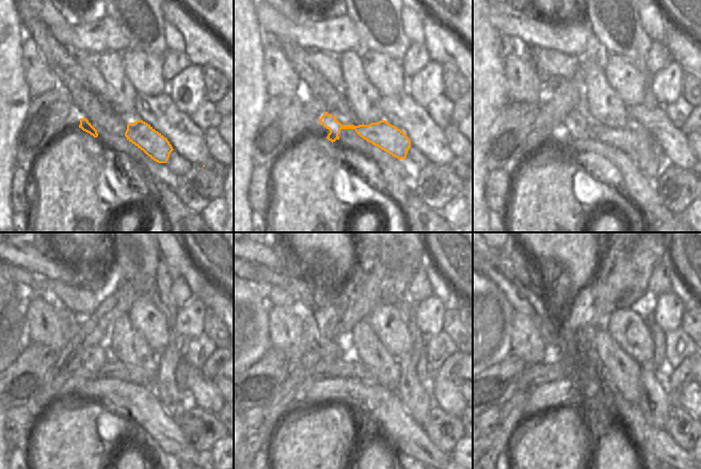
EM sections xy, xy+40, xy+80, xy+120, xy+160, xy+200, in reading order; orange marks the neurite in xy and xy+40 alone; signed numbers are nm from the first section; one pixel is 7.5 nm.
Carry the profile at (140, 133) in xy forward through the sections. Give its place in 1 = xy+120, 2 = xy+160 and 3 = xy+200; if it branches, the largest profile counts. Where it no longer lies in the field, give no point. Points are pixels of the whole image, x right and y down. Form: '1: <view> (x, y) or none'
1: xy+120 (97, 362)
2: xy+160 (331, 359)
3: xy+200 (555, 368)

